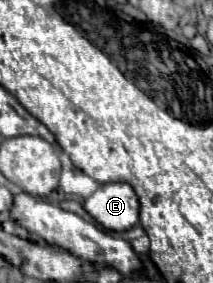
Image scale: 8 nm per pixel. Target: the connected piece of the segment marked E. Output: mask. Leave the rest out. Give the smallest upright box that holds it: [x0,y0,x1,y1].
[83,182,139,232]

